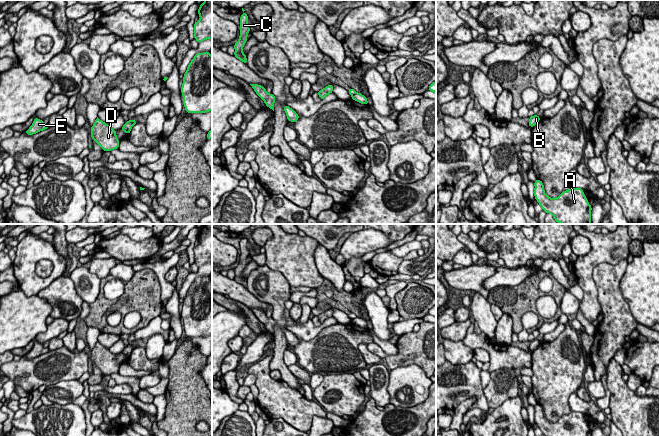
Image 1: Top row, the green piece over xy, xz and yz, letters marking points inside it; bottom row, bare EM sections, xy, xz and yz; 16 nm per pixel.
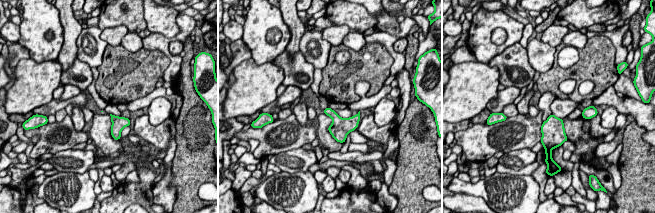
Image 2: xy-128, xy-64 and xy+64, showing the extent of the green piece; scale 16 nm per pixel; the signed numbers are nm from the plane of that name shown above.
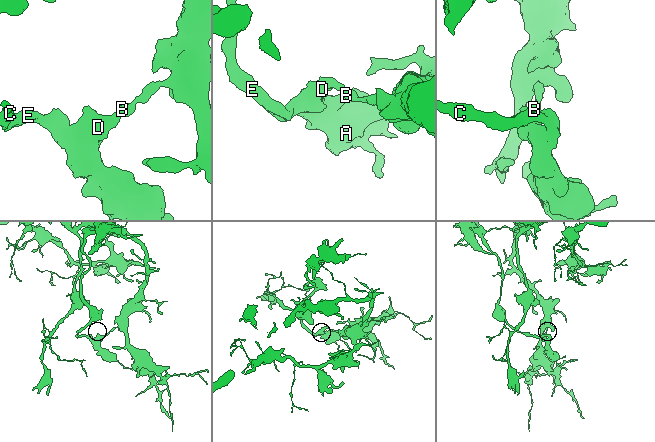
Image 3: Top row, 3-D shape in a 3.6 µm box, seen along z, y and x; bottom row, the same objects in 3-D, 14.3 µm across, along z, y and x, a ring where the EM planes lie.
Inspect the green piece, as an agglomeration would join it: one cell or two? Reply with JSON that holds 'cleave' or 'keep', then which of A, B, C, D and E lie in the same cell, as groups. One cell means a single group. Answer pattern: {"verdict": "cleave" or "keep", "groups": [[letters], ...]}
{"verdict": "cleave", "groups": [["A", "C", "D", "E"], ["B"]]}

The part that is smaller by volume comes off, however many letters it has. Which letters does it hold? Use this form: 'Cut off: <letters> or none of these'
Cut off: A, C, D, E

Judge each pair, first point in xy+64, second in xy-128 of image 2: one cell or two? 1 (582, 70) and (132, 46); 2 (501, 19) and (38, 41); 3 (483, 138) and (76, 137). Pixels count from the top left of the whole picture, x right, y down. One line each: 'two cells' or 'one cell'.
1: two cells
2: one cell
3: one cell

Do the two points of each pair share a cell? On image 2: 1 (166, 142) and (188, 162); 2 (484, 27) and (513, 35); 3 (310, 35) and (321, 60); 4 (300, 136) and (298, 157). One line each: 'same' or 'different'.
1: different
2: same
3: same
4: different

